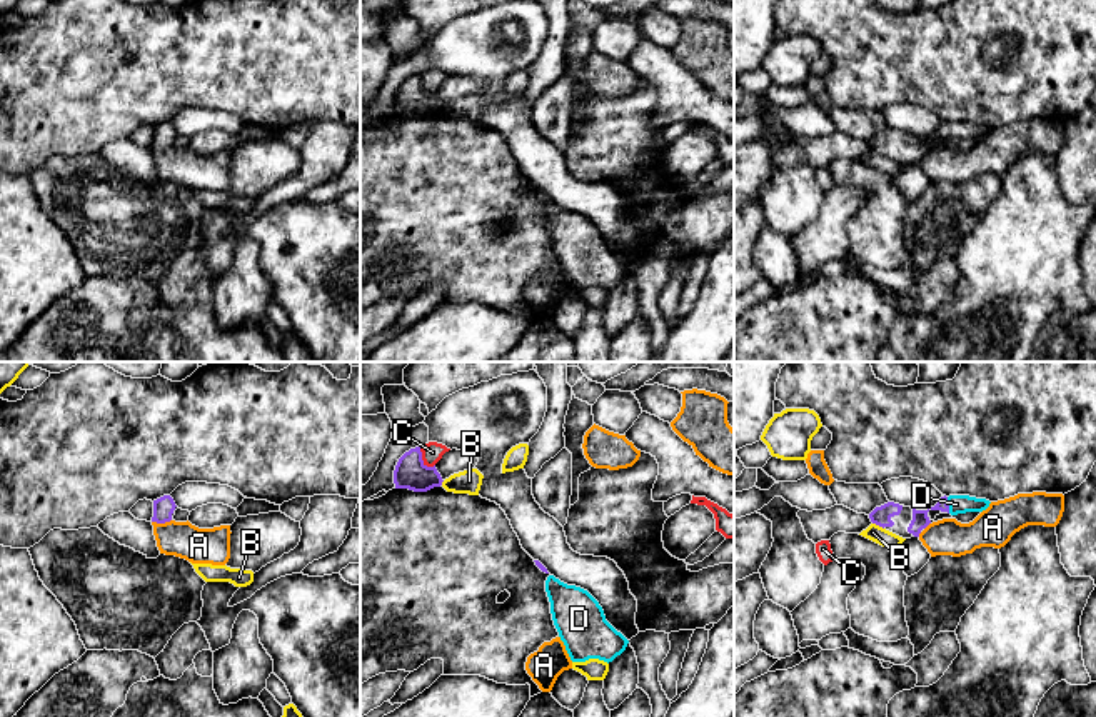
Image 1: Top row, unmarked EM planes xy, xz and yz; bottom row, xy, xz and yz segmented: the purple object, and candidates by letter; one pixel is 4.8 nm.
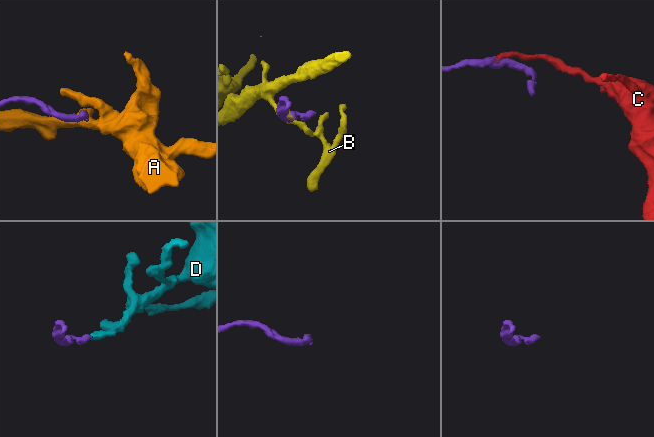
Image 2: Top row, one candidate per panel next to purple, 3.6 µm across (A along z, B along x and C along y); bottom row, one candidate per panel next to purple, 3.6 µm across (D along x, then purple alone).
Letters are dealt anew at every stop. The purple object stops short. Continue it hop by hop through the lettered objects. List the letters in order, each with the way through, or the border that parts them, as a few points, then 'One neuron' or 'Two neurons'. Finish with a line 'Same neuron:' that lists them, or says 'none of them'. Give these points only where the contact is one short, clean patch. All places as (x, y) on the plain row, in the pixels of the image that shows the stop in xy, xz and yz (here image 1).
A: Boundary: xy (170, 145), (152, 149). Two neurons
B: Two neurons
C: Boundary: xz (419, 74), (421, 85), (432, 94). Two neurons
D: Path across: yz (941, 132), (948, 132), (958, 130). One neuron
Same neuron: D

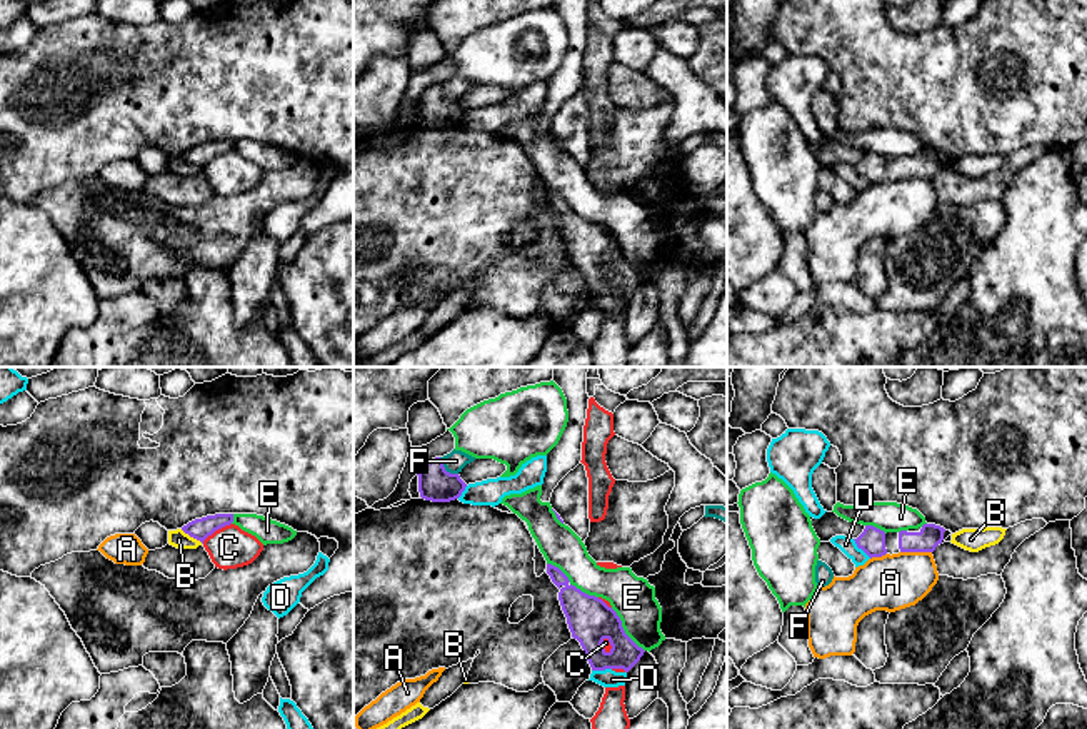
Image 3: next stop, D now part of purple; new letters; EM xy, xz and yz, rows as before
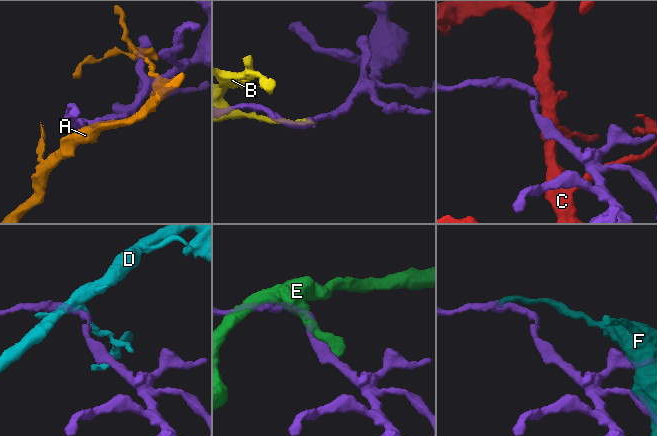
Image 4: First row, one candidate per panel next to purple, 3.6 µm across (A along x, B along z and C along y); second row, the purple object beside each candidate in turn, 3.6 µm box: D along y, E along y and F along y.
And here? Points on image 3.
A: Boundary: yz (901, 177), (931, 179). Two neurons
B: Boundary: xy (180, 155), (202, 169). Two neurons
C: Boundary: xy (230, 149), (215, 155), (202, 169). Two neurons
D: Two neurons
E: Two neurons
F: Boundary: xz (439, 84), (447, 97), (457, 100). Two neurons
Same neuron: none of them

